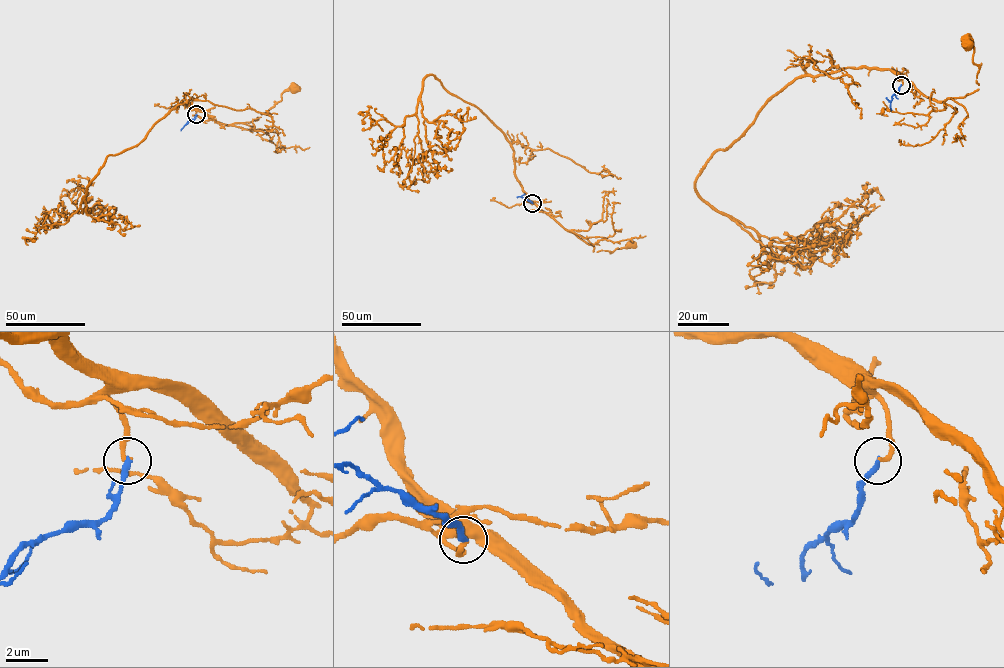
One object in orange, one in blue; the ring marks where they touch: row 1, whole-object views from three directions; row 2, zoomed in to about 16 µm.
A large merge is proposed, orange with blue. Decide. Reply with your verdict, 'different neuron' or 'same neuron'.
same neuron

